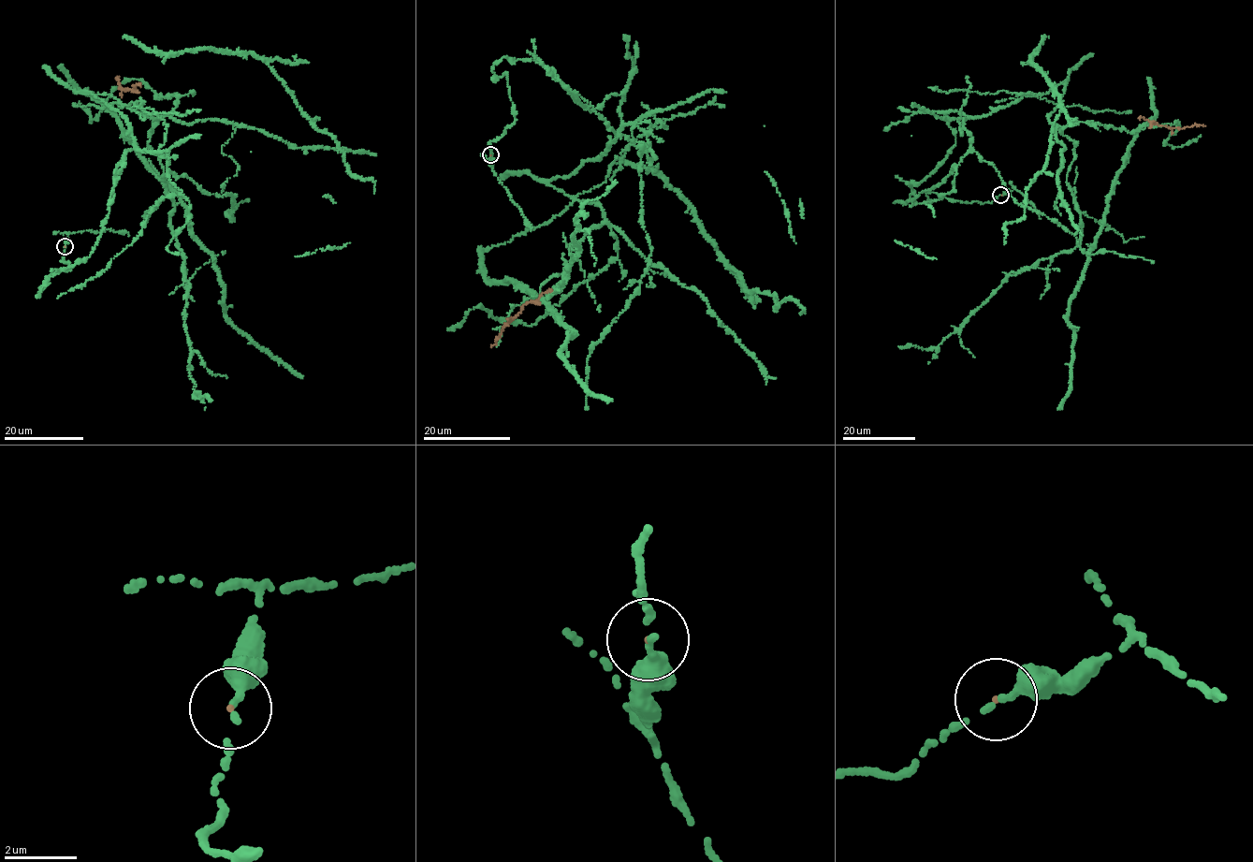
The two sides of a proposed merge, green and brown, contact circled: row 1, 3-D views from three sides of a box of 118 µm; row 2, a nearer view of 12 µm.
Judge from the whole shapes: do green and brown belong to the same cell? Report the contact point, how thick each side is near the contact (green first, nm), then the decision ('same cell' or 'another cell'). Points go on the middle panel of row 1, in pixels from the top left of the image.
(490, 154) | 220/50 nm | another cell

